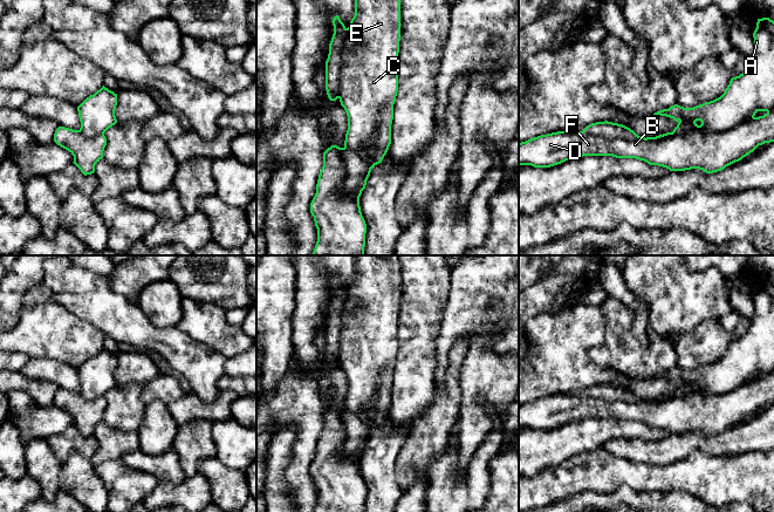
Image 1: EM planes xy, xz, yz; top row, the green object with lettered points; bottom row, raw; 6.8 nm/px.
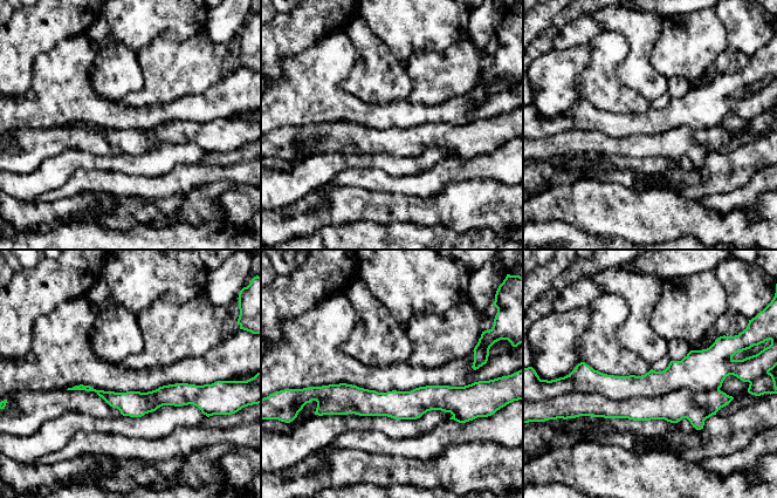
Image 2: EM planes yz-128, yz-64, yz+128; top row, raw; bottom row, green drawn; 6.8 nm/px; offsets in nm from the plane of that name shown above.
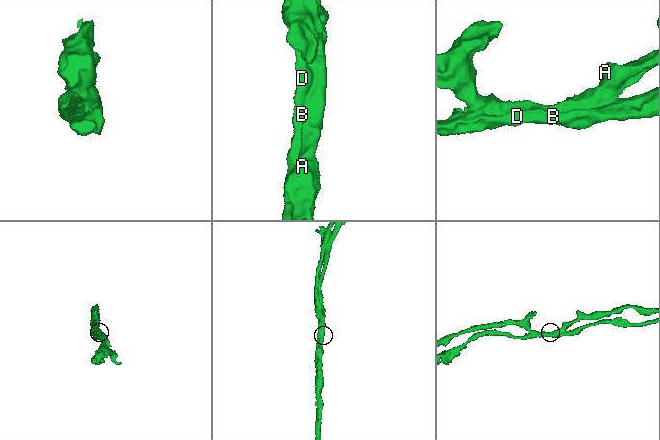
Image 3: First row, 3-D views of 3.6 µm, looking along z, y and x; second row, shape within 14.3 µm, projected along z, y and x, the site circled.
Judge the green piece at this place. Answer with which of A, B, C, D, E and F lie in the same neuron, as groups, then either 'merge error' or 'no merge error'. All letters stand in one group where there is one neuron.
A C E / B D F; merge error

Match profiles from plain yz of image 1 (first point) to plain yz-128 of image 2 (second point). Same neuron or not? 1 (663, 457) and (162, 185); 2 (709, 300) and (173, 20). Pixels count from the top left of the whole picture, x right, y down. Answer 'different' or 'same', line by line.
1: same
2: same

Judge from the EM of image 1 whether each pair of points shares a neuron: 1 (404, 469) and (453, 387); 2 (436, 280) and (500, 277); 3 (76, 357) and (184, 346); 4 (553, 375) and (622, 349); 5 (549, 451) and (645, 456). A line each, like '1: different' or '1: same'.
1: same
2: different
3: different
4: different
5: different

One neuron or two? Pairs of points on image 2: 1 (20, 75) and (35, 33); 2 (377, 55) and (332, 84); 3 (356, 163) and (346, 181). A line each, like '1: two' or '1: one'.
1: one
2: two
3: two

